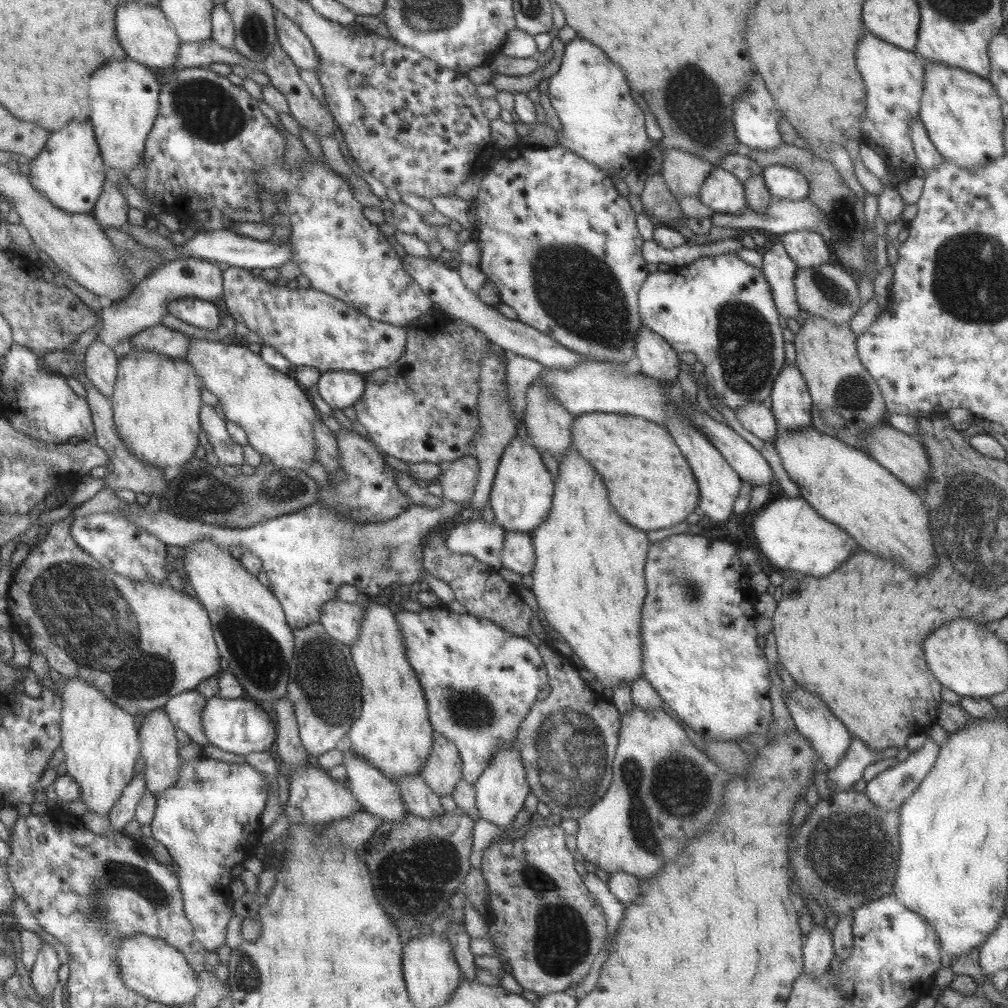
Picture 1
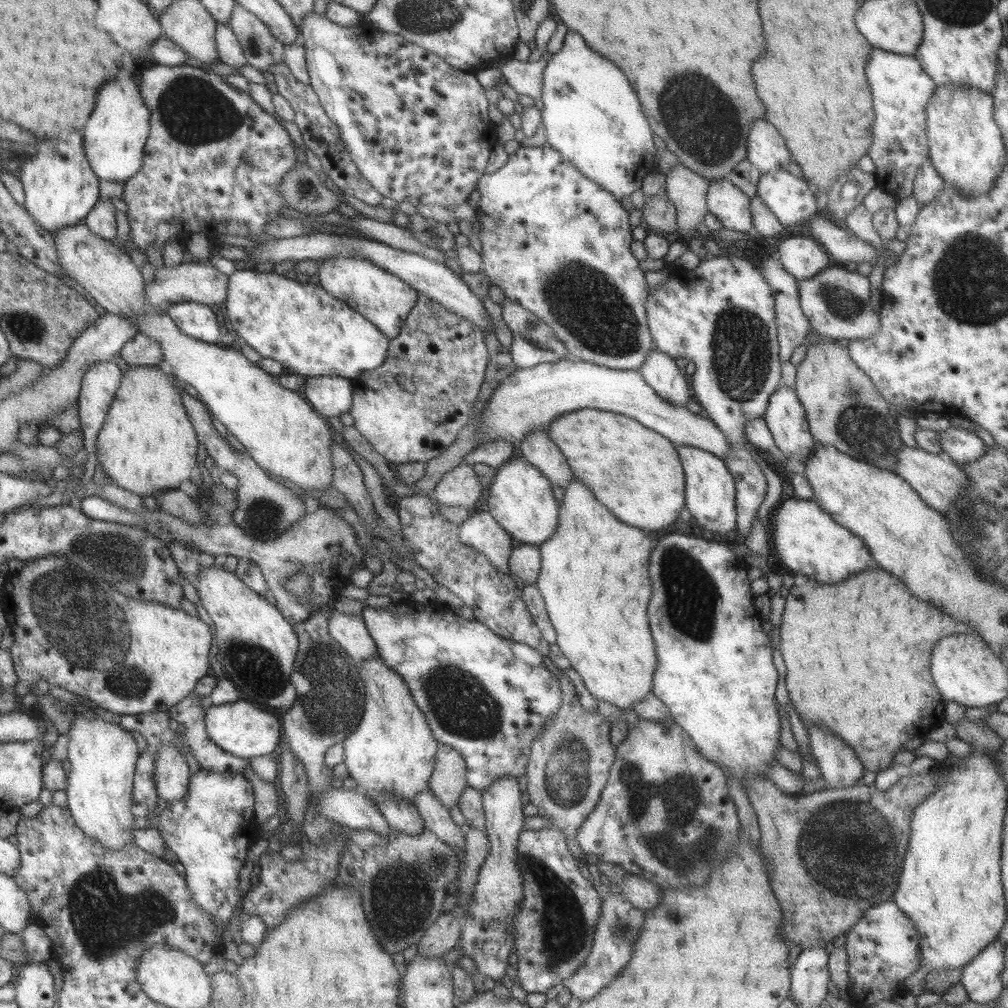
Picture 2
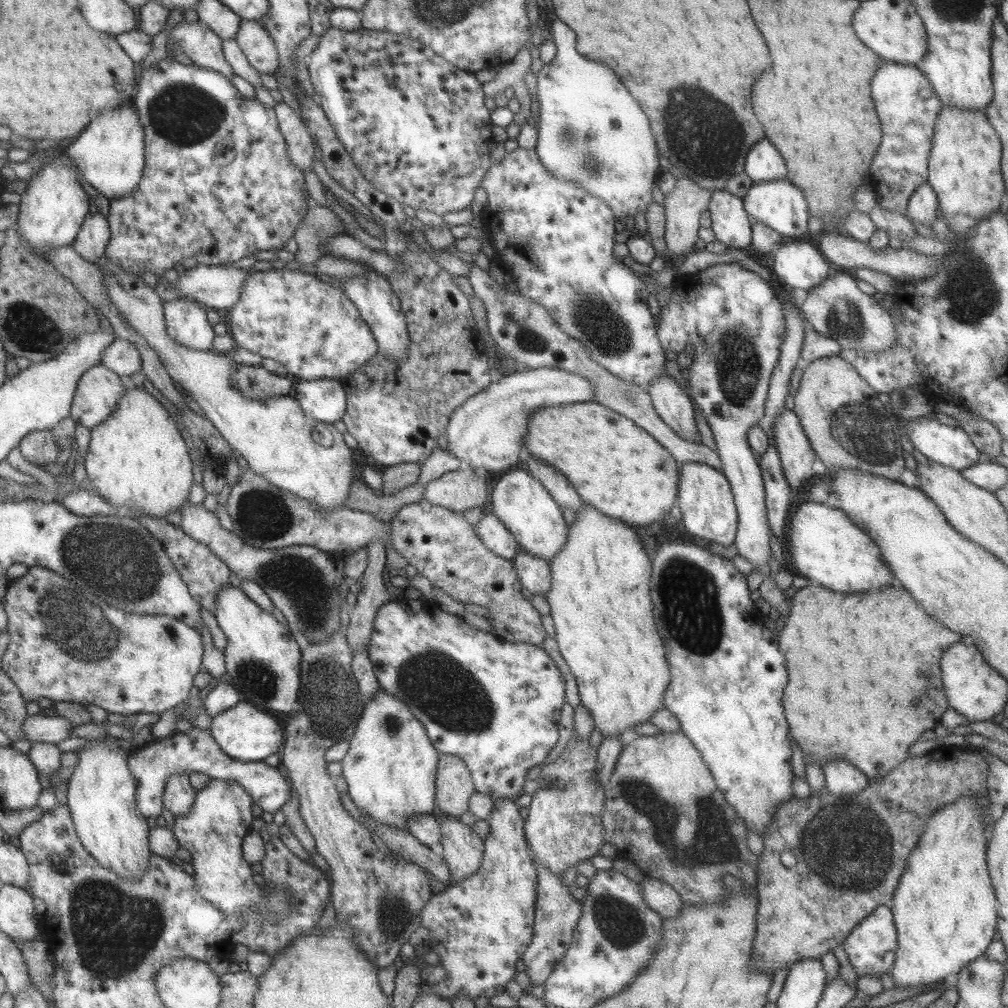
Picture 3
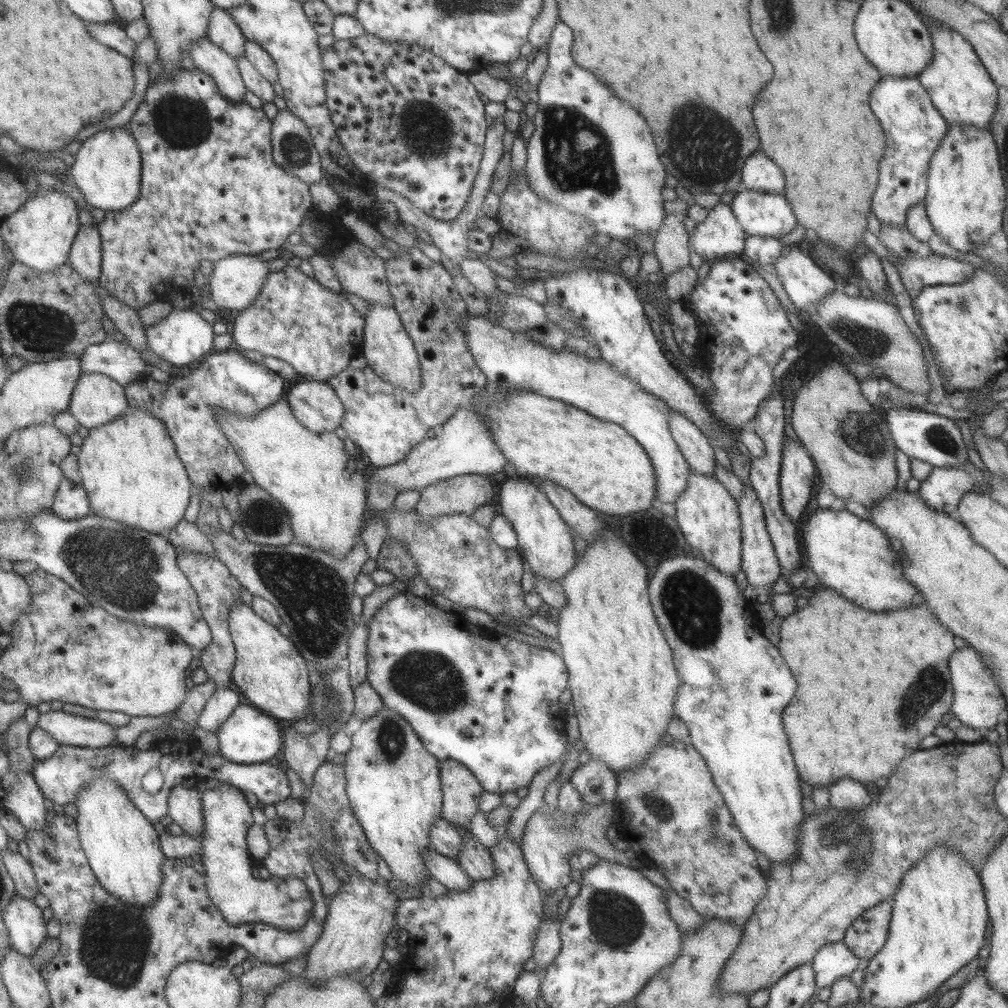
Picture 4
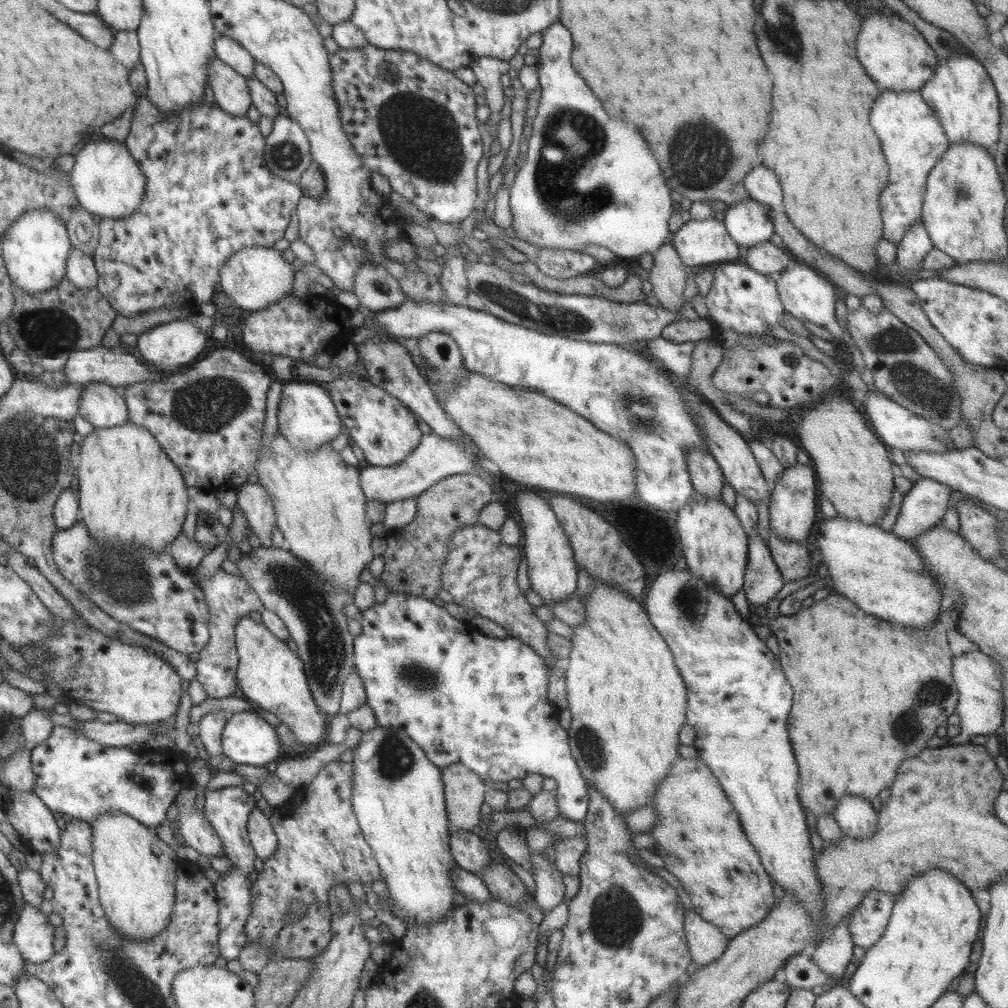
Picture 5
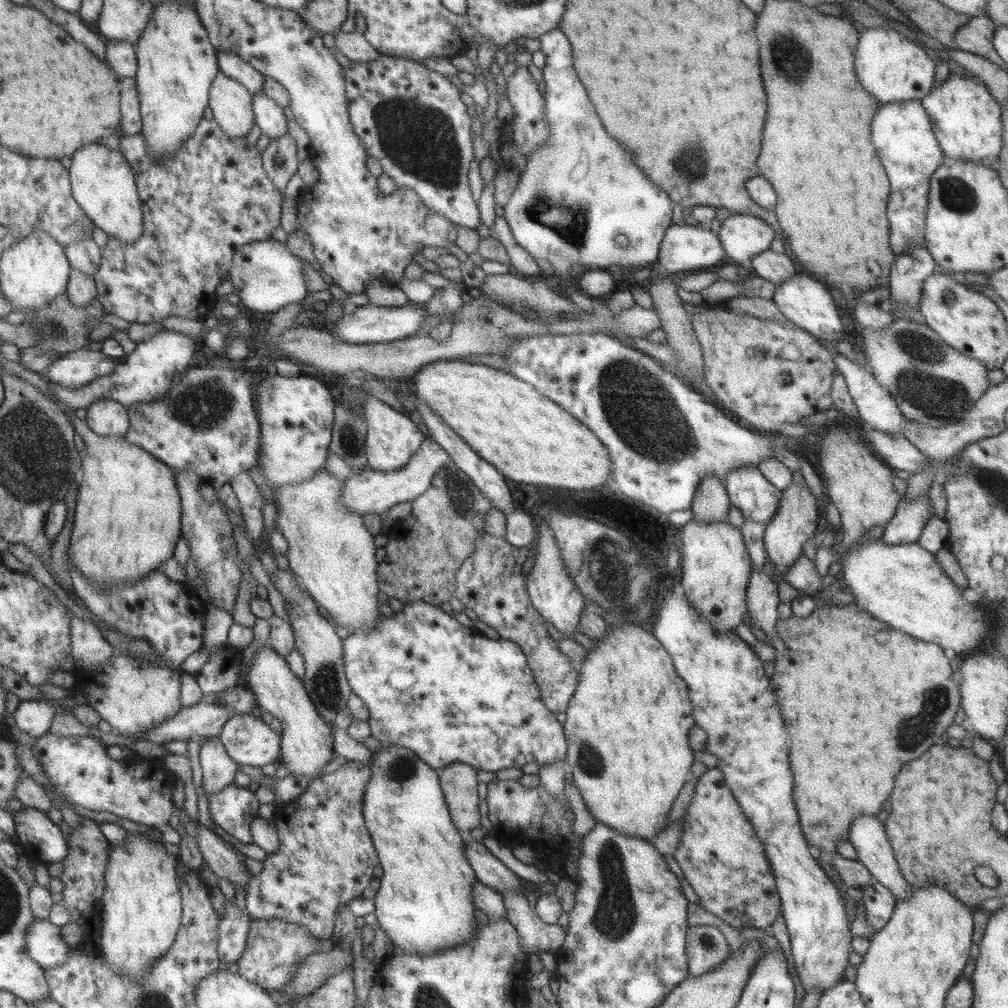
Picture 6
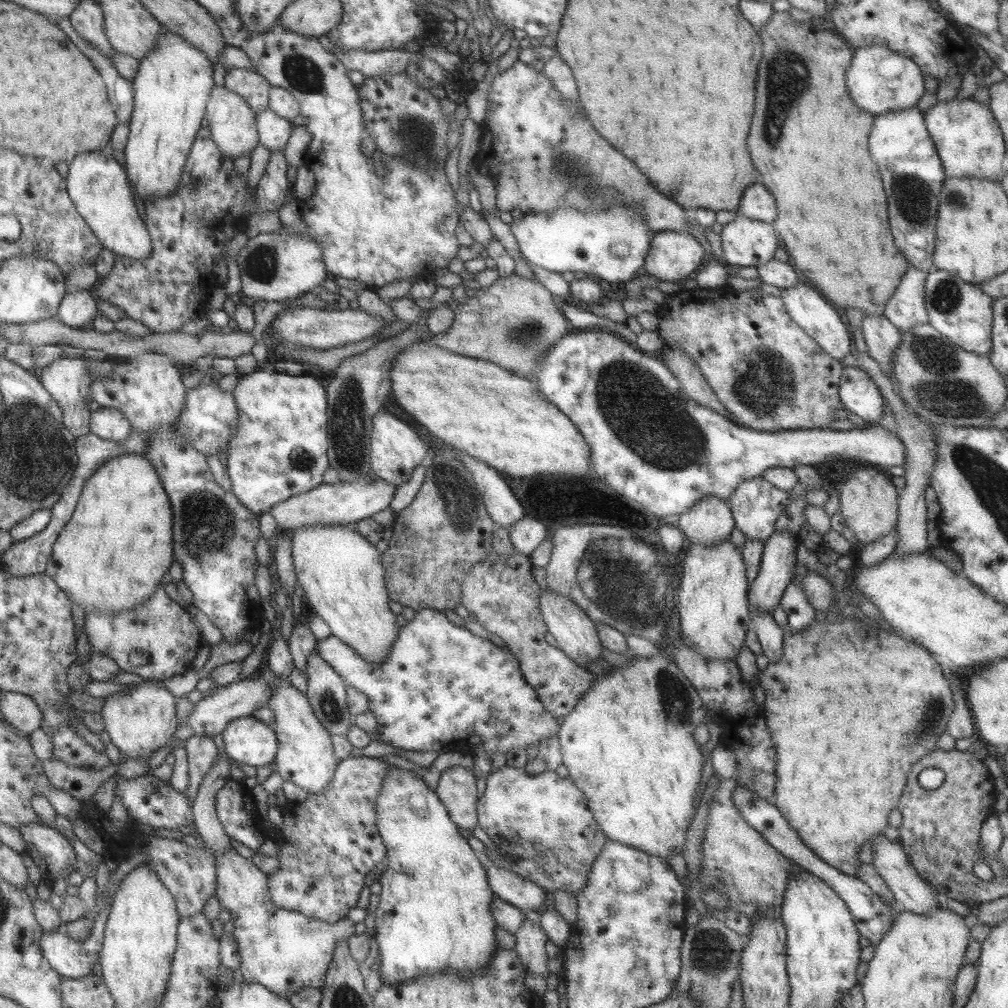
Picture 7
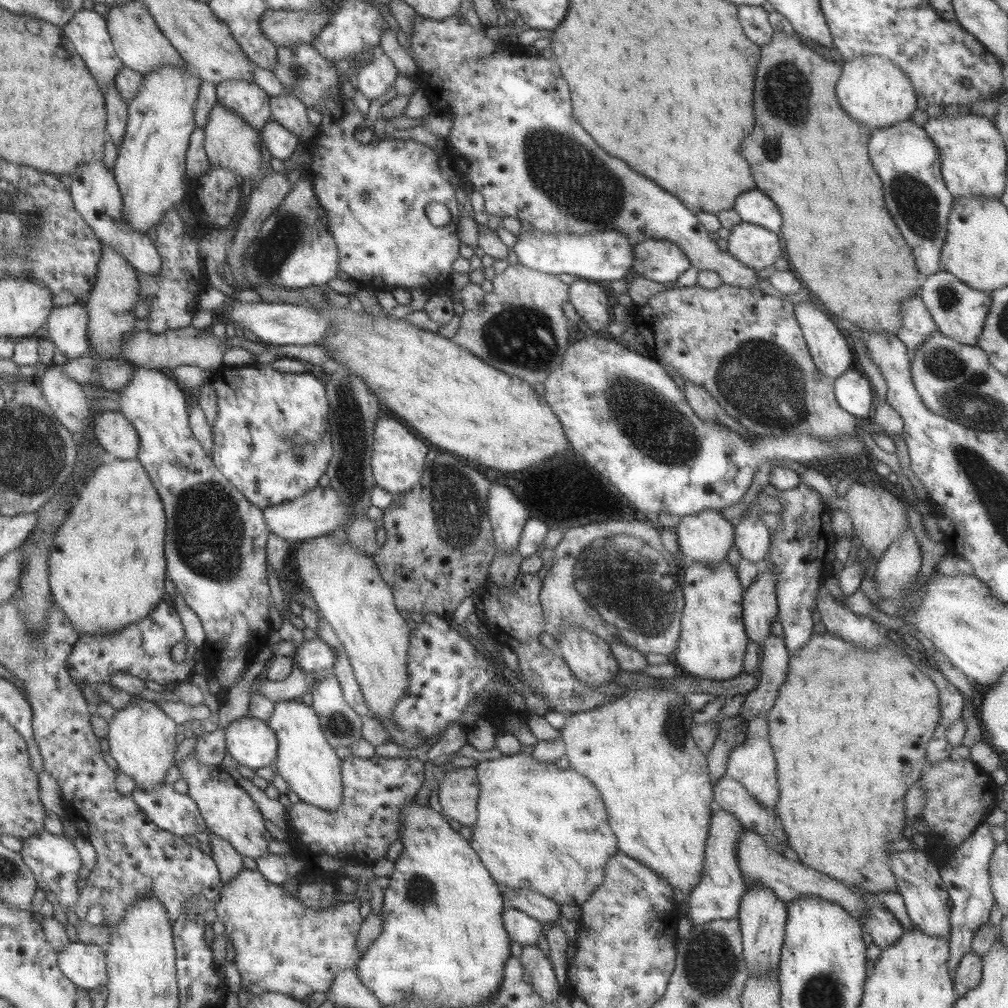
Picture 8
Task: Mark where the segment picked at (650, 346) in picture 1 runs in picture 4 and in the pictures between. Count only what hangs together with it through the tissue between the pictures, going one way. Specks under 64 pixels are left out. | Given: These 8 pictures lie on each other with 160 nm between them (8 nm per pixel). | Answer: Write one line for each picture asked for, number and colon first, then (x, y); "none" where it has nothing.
2: (659, 371)
3: (674, 408)
4: (695, 448)

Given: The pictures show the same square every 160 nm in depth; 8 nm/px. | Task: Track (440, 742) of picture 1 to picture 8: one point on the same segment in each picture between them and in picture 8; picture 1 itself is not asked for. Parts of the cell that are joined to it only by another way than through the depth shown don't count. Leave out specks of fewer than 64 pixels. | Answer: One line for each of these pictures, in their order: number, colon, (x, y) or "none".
2: (447, 781)
3: (453, 785)
4: (460, 790)
5: (464, 791)
6: (458, 783)
7: (455, 788)
8: (458, 789)

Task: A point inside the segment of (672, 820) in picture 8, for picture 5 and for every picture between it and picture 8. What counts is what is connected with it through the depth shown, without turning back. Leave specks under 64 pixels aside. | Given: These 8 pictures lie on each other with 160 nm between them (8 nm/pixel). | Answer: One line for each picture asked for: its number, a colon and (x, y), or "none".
5: (626, 699)
6: (626, 726)
7: (627, 745)

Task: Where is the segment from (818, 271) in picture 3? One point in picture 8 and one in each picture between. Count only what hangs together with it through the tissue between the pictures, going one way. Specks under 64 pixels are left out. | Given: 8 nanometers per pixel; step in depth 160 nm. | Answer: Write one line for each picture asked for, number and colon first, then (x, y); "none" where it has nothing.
4: (805, 283)
5: (804, 294)
6: (804, 302)
7: (806, 306)
8: (831, 356)

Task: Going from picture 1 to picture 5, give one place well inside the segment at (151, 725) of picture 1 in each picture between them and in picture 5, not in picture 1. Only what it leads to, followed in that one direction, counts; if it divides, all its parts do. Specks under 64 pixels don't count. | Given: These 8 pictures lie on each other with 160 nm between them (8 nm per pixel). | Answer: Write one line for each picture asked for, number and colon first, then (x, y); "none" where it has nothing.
2: (171, 776)
3: (178, 796)
4: (183, 805)
5: (194, 828)

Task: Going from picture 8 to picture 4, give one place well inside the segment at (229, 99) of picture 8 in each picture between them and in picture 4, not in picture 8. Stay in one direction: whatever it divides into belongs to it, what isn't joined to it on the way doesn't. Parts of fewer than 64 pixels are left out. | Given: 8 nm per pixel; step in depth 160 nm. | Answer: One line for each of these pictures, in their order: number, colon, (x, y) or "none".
4: (222, 31)
5: (230, 53)
6: (229, 63)
7: (251, 87)

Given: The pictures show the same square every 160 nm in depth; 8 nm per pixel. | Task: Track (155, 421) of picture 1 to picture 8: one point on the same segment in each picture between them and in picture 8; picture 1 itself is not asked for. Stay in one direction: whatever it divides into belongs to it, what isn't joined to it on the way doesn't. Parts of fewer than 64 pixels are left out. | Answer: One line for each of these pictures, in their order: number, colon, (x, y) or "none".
2: (146, 444)
3: (136, 460)
4: (131, 474)
5: (129, 492)
6: (126, 520)
7: (111, 554)
8: (106, 565)

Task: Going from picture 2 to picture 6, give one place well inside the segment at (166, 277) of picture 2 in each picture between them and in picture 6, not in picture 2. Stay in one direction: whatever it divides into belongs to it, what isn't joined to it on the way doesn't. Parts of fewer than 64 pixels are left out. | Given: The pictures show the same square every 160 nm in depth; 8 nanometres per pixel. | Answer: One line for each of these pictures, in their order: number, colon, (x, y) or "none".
3: (217, 286)
4: (235, 281)
5: (253, 278)
6: (265, 276)

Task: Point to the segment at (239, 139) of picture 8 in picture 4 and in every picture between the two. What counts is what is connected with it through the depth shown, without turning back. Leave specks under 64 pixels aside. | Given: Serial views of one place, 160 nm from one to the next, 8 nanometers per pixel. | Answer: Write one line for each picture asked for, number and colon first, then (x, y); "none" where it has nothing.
4: (221, 68)
5: (231, 94)
6: (231, 105)
7: (232, 124)

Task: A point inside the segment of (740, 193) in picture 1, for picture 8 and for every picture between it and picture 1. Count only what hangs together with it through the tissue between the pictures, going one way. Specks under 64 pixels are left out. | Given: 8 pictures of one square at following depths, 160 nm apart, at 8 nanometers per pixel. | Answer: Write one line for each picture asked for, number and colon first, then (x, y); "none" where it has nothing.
2: (724, 201)
3: (731, 226)
4: (719, 236)
5: (696, 242)
6: (683, 247)
7: (672, 255)
8: (658, 260)

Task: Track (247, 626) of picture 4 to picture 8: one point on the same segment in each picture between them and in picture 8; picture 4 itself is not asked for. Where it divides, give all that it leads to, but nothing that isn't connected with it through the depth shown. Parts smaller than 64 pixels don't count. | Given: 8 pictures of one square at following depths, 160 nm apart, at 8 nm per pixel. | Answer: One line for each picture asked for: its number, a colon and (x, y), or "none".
5: (269, 674)
6: (306, 743)
7: (305, 757)
8: (307, 763)

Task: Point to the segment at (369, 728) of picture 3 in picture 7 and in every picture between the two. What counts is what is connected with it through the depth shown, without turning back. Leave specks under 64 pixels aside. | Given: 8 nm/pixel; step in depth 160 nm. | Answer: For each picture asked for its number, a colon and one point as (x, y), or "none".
4: (393, 787)
5: (397, 795)
6: (424, 903)
7: (433, 914)

